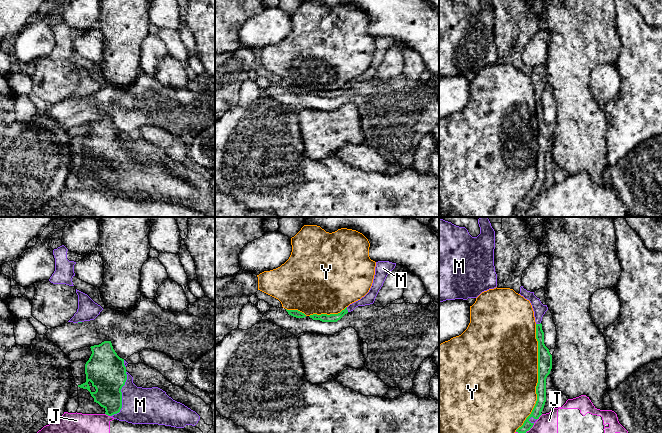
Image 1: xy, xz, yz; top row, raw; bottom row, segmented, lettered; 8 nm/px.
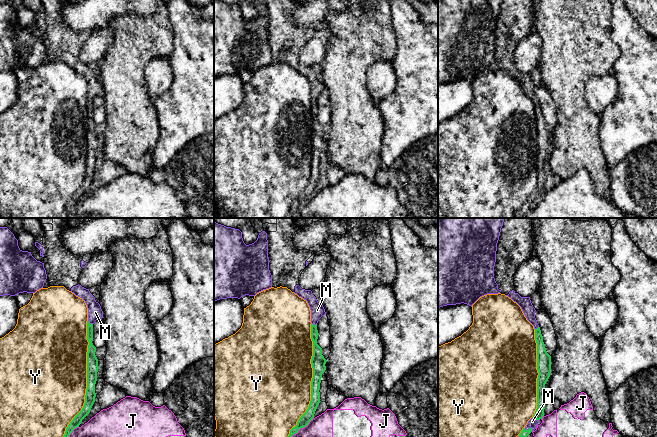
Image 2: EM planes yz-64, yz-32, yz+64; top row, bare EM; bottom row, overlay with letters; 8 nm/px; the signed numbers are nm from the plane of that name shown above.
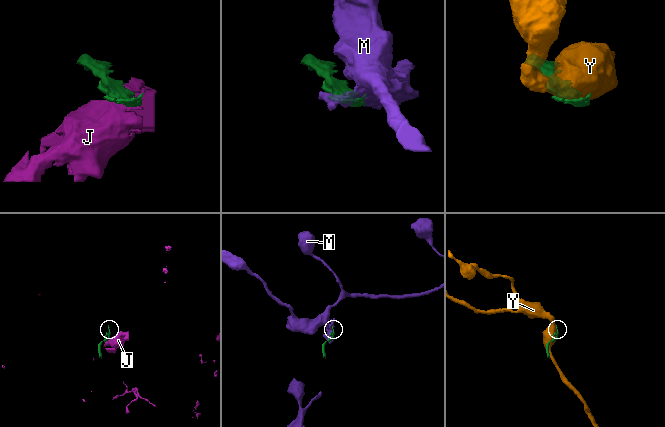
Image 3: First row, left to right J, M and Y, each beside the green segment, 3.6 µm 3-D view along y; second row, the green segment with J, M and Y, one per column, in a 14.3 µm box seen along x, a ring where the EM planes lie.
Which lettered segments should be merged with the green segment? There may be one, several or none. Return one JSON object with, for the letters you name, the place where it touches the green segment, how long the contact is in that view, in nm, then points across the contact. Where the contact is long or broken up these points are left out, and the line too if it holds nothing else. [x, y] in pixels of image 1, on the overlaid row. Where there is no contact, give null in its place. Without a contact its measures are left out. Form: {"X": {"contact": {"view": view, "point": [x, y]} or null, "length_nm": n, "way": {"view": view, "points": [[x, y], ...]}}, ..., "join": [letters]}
{"M": {"contact": {"view": "xy", "point": [121, 395]}, "length_nm": 380}, "join": ["M"]}

